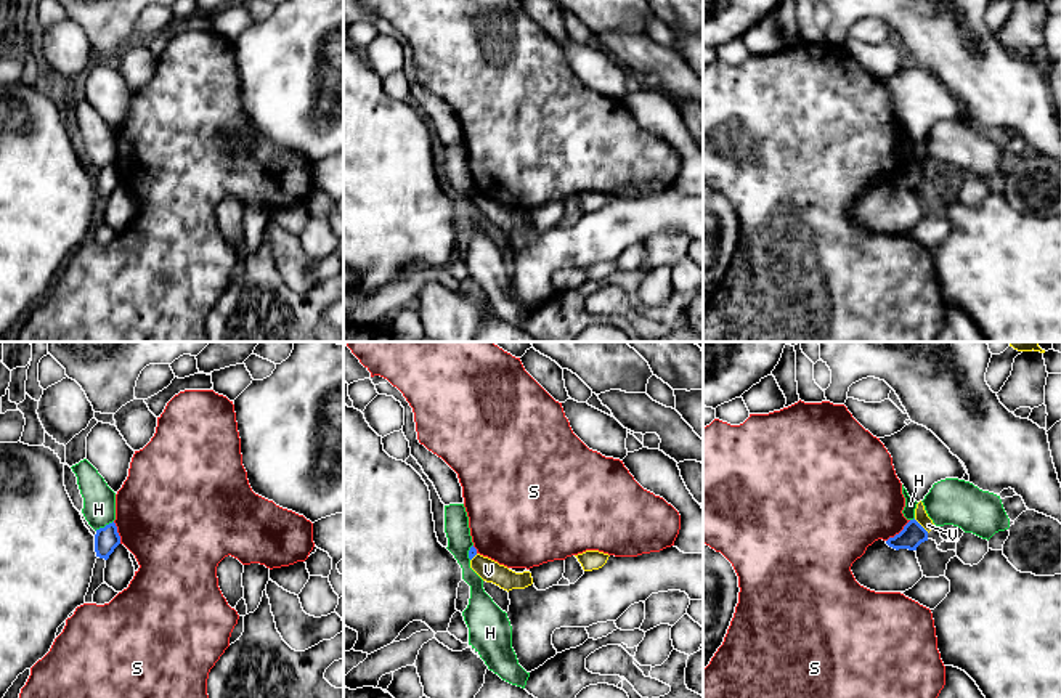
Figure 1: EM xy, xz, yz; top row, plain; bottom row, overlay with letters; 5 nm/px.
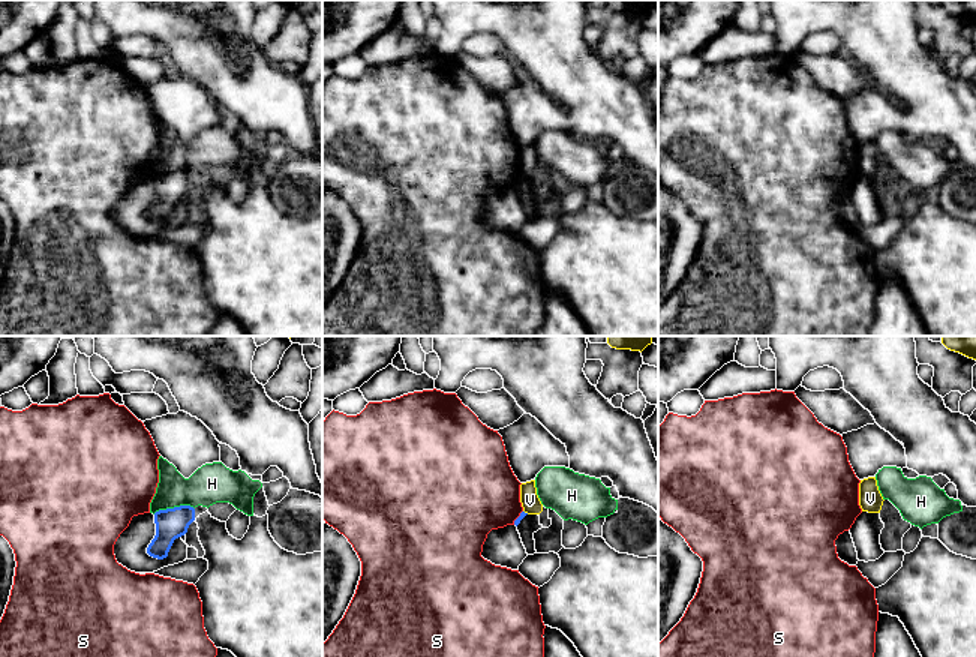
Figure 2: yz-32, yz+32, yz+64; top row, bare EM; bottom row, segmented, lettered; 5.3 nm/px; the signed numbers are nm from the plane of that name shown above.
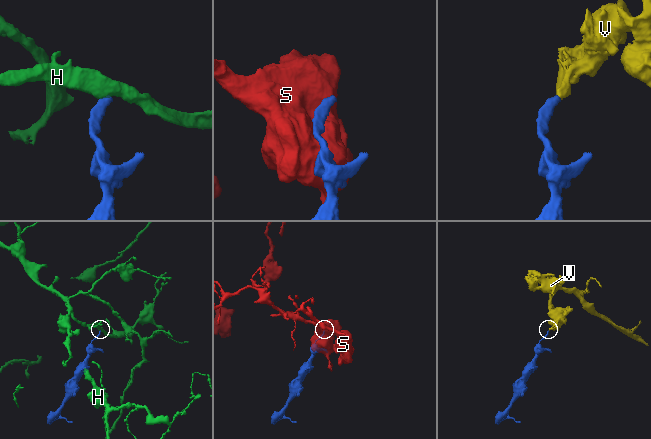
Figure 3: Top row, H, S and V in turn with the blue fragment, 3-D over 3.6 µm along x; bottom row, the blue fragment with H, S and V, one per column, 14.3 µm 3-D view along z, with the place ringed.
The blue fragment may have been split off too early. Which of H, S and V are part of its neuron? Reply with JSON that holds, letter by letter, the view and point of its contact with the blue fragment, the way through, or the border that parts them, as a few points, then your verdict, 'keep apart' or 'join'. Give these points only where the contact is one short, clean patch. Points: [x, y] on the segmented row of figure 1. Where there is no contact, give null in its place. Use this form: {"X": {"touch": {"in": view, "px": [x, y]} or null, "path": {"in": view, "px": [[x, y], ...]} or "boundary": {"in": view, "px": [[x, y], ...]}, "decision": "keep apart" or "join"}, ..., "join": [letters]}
{"H": {"touch": {"in": "xy", "px": [105, 527]}, "boundary": {"in": "xy", "px": [[113, 520], [95, 530]]}, "decision": "keep apart"}, "S": {"touch": {"in": "yz", "px": [899, 533]}, "decision": "keep apart"}, "V": {"touch": {"in": "yz", "px": [920, 525]}, "boundary": {"in": "yz", "px": [[914, 519], [928, 531]]}, "decision": "keep apart"}, "join": []}

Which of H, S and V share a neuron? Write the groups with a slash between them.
H / S / V

